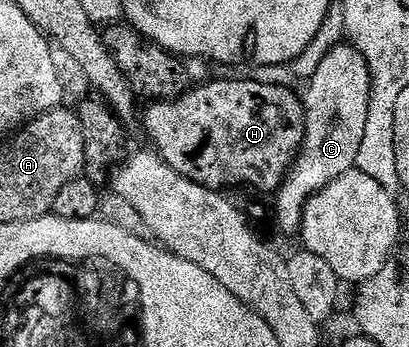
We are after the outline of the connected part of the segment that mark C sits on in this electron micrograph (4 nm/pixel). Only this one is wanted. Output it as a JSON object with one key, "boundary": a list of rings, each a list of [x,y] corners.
{"boundary":[[[349,43],[341,44],[328,50],[319,59],[310,77],[310,90],[304,93],[306,138],[290,172],[273,198],[274,217],[282,233],[292,229],[297,234],[301,230],[302,216],[310,198],[340,175],[351,172],[357,163],[368,120],[370,68],[358,49]]]}

